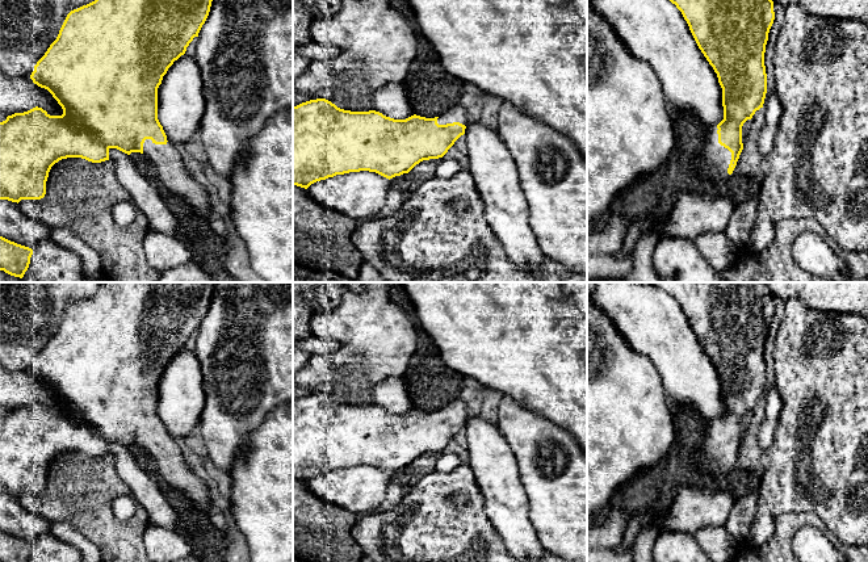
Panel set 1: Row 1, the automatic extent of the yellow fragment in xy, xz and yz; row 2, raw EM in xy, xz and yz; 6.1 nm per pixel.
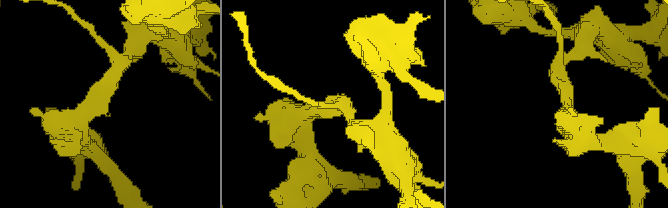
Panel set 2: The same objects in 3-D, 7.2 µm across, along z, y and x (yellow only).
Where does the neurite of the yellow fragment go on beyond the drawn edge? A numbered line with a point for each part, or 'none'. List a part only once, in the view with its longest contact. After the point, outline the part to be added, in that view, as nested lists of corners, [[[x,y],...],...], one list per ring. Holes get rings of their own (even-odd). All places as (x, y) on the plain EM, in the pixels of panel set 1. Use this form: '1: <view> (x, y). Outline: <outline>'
1: yz (711, 461). Outline: [[[717,420],[709,422],[705,441],[692,457],[697,474],[703,475],[706,483],[712,483],[730,470],[727,462],[731,446],[718,437],[717,424]]]

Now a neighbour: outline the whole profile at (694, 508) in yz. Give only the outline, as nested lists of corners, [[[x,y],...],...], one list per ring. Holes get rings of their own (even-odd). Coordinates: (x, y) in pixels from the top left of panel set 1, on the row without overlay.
[[[713,483],[703,487],[682,487],[659,532],[695,536],[704,527],[725,527],[734,502],[729,490],[716,487]]]

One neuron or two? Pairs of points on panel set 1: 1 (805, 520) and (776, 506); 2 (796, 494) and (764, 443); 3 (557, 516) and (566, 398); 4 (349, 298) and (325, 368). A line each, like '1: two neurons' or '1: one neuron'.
1: two neurons
2: two neurons
3: two neurons
4: one neuron

